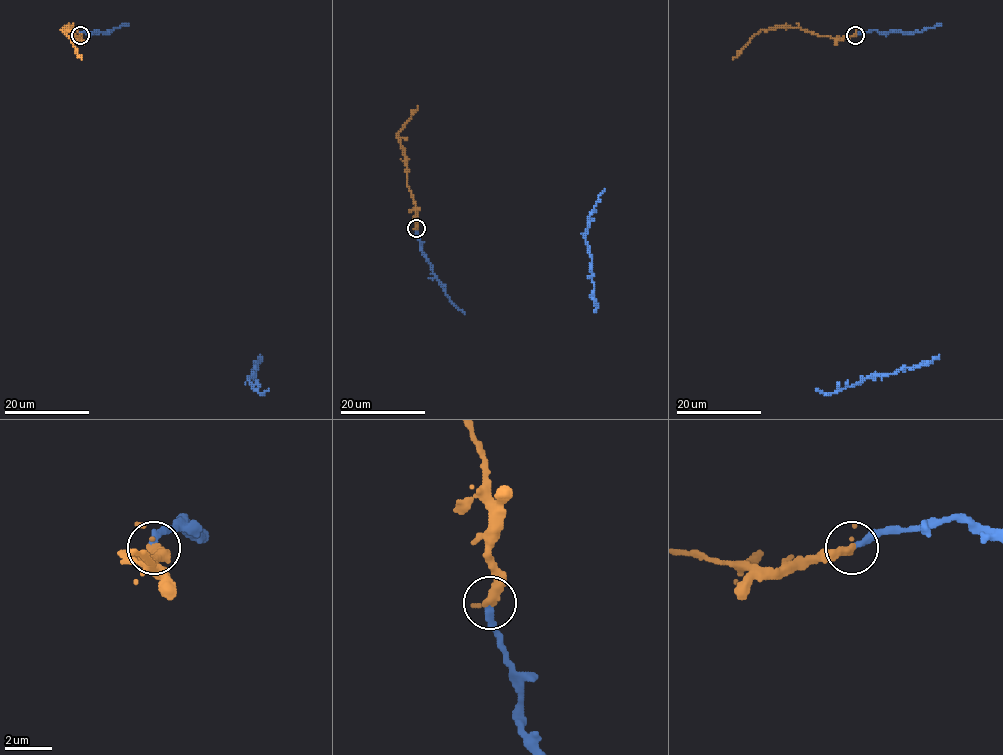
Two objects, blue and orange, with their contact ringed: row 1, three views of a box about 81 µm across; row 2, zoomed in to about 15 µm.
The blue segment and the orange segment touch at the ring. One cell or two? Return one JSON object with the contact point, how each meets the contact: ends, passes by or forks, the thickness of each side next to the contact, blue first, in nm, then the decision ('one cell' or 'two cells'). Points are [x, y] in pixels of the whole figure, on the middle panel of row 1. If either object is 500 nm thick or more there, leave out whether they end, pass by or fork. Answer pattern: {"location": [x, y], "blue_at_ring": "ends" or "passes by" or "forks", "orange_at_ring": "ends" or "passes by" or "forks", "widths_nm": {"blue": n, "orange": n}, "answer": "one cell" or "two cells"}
{"location": [416, 228], "blue_at_ring": "ends", "orange_at_ring": "ends", "widths_nm": {"blue": 280, "orange": 400}, "answer": "one cell"}

